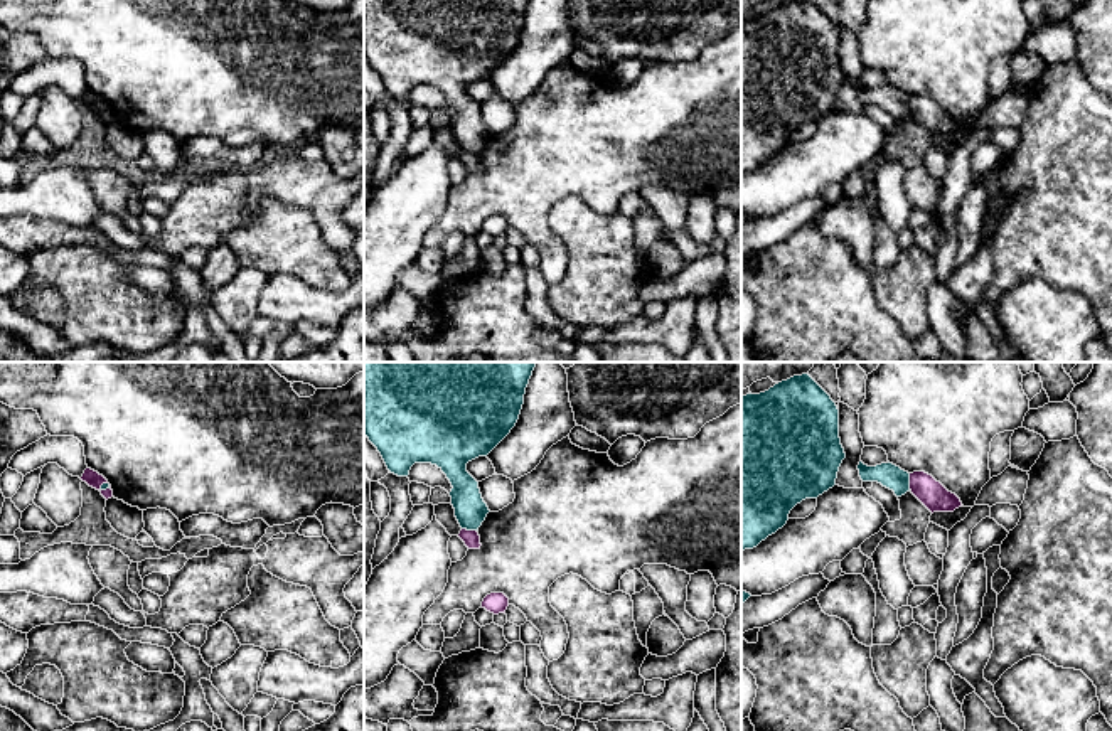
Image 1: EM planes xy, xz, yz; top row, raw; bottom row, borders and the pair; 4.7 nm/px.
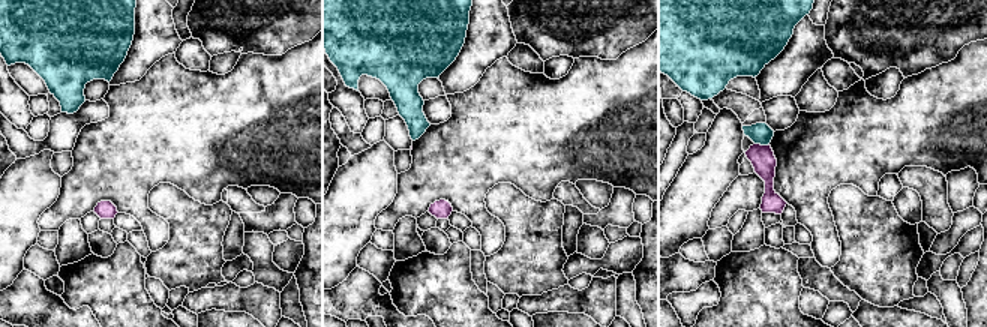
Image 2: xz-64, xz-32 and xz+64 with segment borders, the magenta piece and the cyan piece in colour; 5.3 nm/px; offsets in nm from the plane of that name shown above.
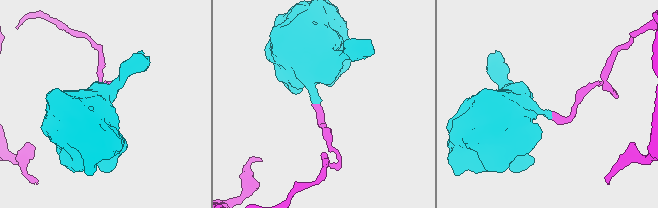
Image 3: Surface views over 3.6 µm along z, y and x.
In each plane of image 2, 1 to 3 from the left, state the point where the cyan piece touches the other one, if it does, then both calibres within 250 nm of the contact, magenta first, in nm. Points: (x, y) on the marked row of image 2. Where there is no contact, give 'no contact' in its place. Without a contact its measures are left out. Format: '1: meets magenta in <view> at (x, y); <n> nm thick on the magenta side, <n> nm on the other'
1: no contact
2: no contact
3: meets magenta in xz+64 at (762, 146); 130 nm thick on the magenta side, 110 nm on the other

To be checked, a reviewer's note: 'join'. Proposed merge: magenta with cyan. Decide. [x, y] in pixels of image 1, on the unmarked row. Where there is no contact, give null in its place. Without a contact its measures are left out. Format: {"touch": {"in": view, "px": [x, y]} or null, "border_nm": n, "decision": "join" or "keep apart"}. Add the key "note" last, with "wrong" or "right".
{"touch": {"in": "yz", "px": [910, 105]}, "border_nm": 80, "decision": "keep apart", "note": "wrong"}

